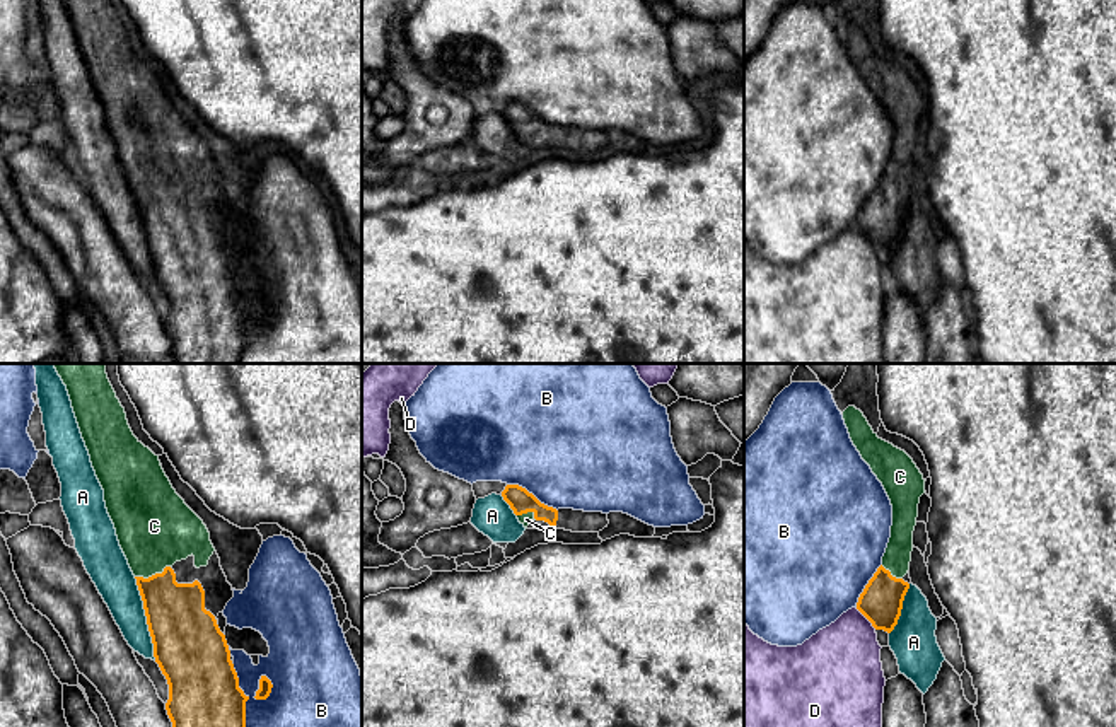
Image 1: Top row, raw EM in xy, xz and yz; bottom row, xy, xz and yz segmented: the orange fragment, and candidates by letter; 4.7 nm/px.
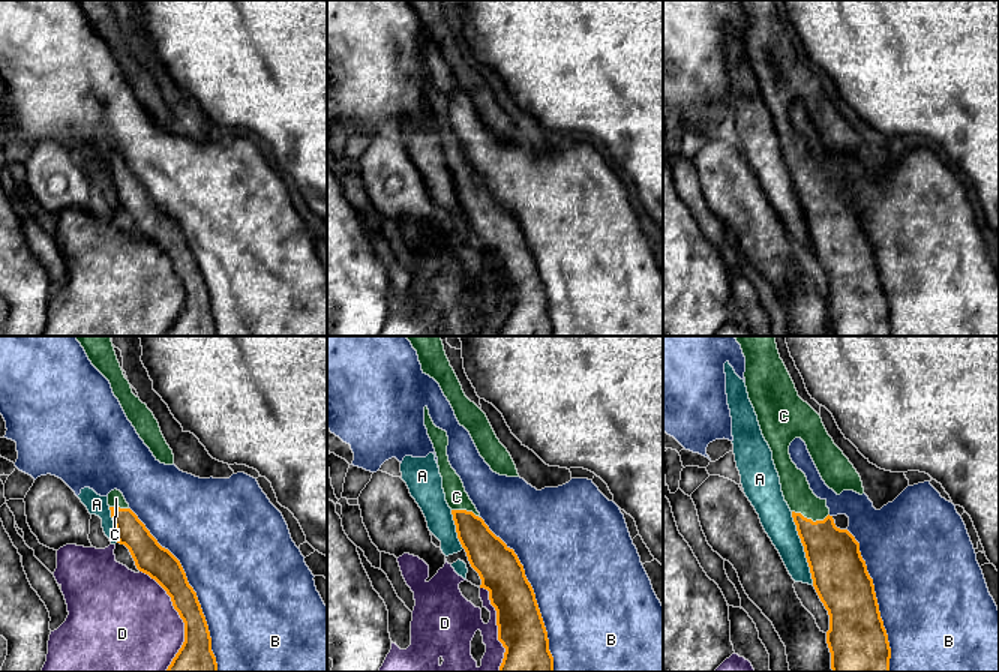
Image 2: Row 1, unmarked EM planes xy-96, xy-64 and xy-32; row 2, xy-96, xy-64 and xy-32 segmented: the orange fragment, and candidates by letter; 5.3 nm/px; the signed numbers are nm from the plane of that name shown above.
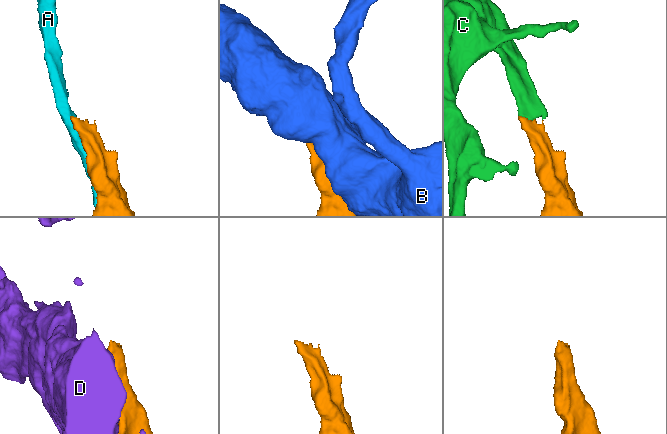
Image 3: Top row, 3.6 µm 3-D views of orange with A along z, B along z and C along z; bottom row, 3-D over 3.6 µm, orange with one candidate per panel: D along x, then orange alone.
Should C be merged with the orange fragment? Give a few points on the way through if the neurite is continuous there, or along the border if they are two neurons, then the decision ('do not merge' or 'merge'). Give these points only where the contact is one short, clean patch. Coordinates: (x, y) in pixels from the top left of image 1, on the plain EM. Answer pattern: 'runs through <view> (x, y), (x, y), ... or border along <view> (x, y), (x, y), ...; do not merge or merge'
merge

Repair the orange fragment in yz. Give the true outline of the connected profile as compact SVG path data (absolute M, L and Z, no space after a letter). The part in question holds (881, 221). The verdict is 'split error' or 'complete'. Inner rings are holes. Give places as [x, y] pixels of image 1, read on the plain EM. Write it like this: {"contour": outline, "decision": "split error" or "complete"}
{"contour": "M848 24L843 29L843 38L853 63L882 101L892 123L891 155L882 183L857 220L857 227L875 247L891 251L898 242L910 206L903 195L910 188L913 148L920 114L925 111L925 97L904 68L877 55L860 27Z", "decision": "split error"}

